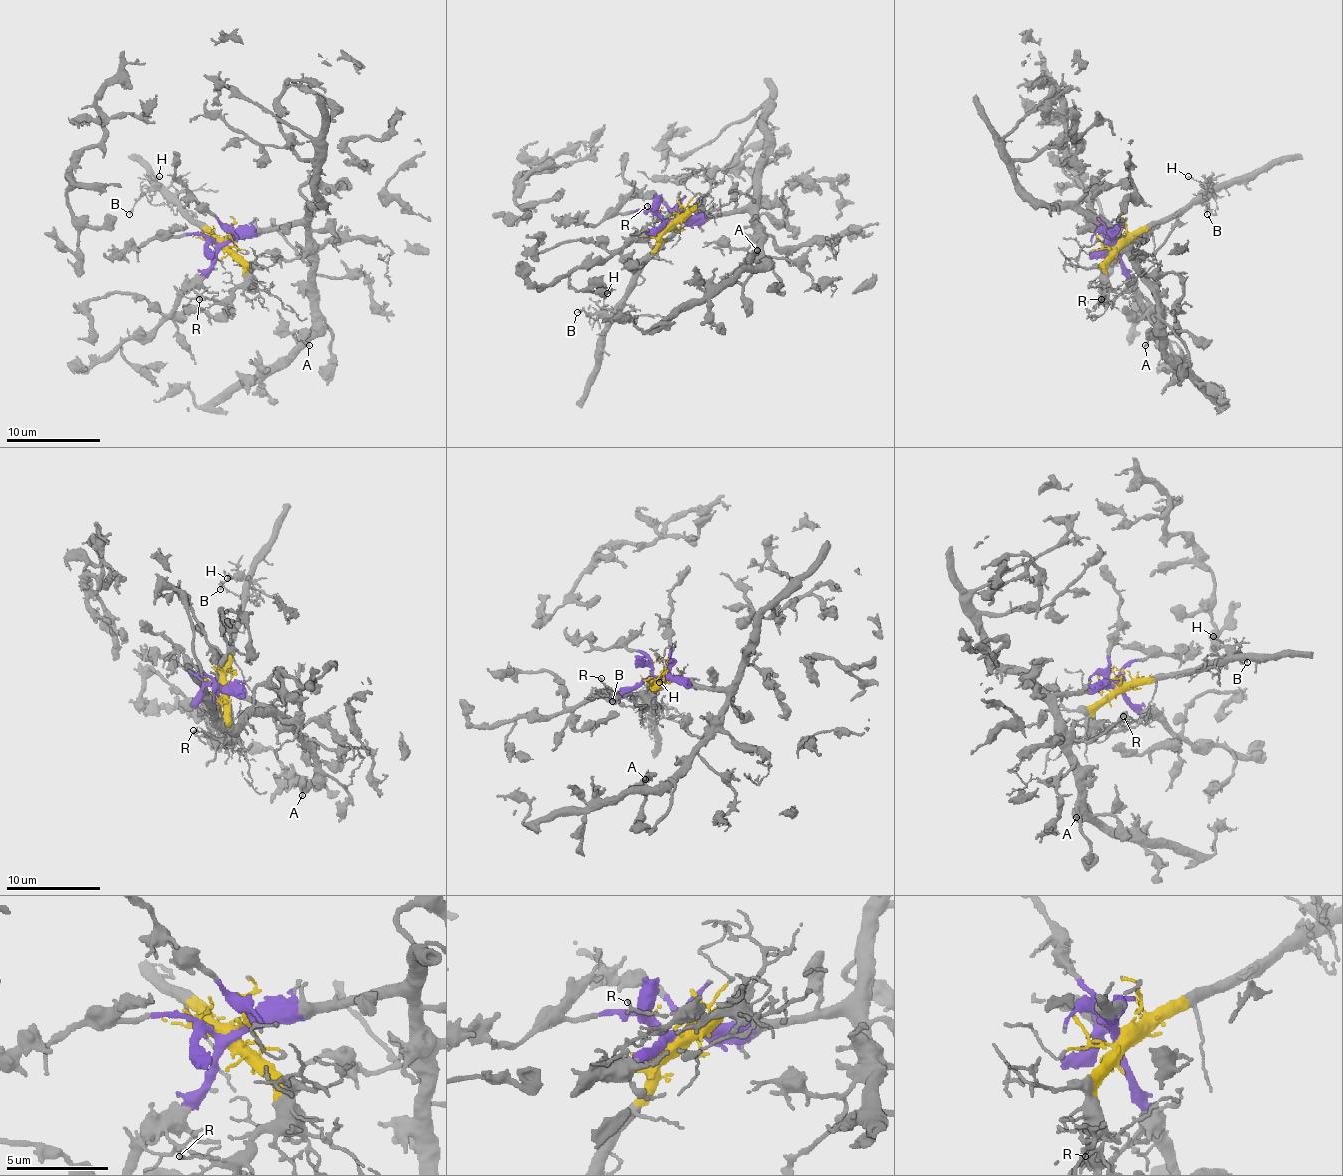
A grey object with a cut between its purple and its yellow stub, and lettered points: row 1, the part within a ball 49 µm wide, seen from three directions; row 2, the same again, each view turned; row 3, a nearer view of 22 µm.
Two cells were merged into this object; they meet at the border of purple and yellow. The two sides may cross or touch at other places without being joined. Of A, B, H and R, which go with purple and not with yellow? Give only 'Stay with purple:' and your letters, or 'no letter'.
Stay with purple: A

